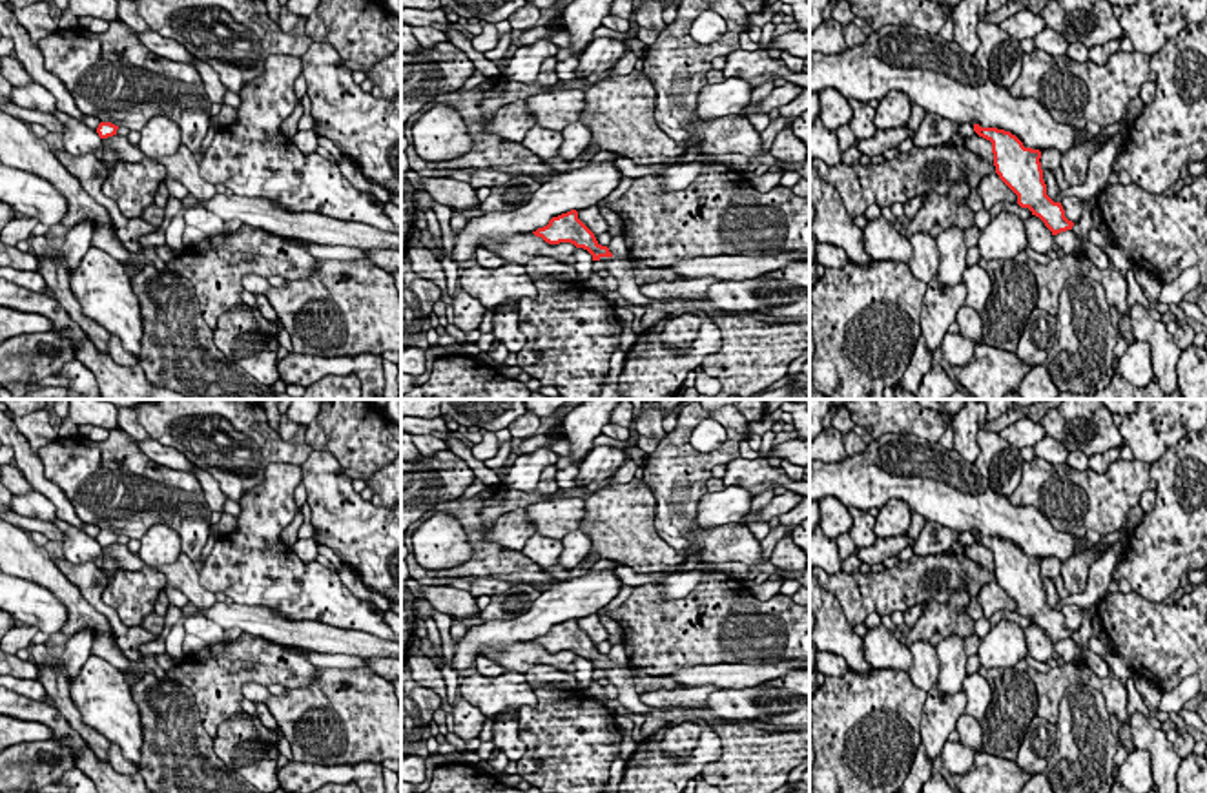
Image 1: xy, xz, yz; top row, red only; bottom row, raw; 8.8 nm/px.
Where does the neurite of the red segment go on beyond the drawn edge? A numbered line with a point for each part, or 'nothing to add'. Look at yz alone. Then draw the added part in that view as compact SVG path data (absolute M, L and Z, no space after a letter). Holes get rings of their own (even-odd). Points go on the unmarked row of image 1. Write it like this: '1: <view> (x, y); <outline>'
nothing to add

